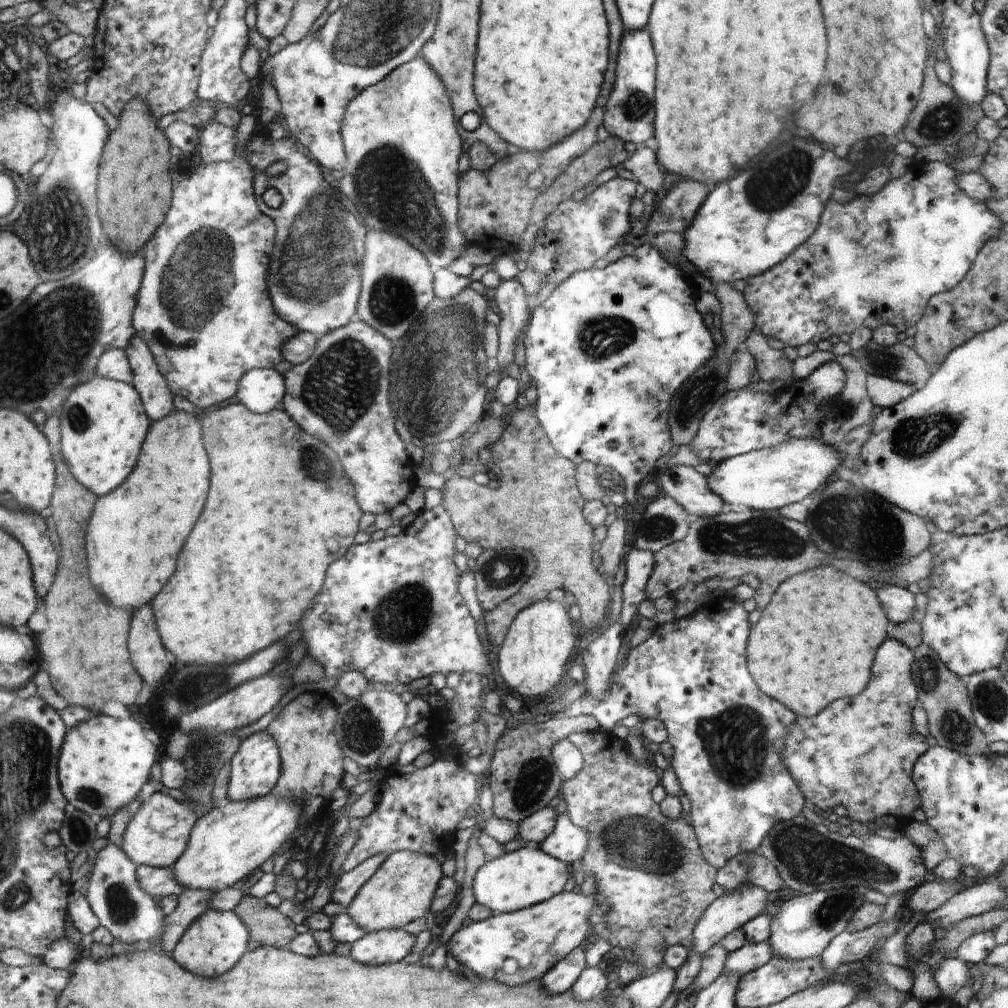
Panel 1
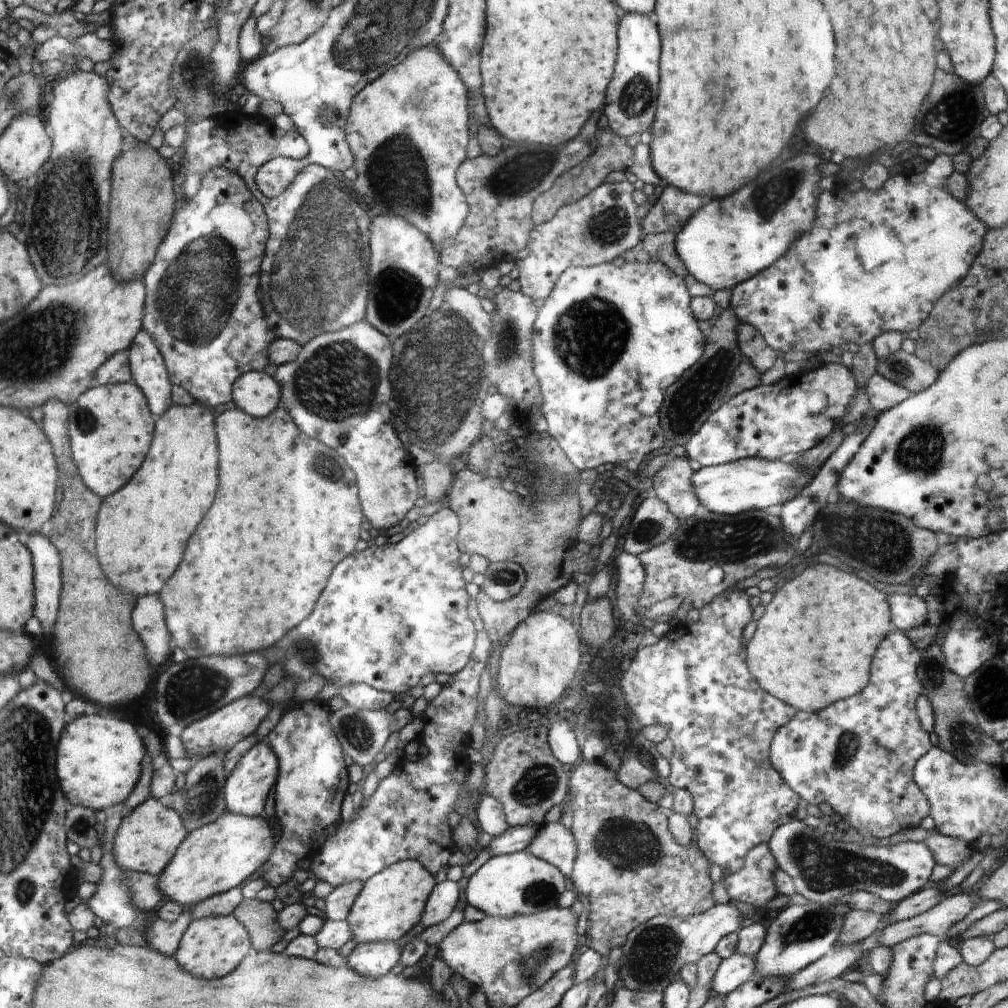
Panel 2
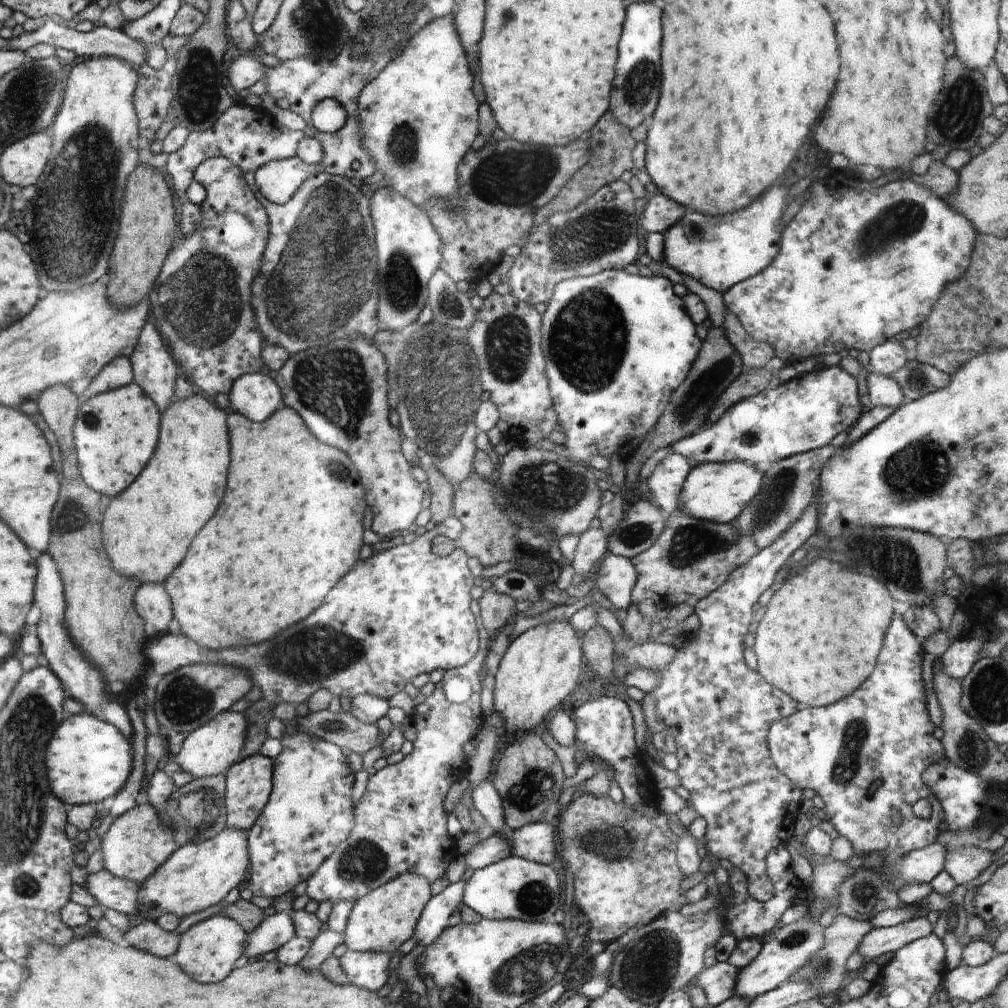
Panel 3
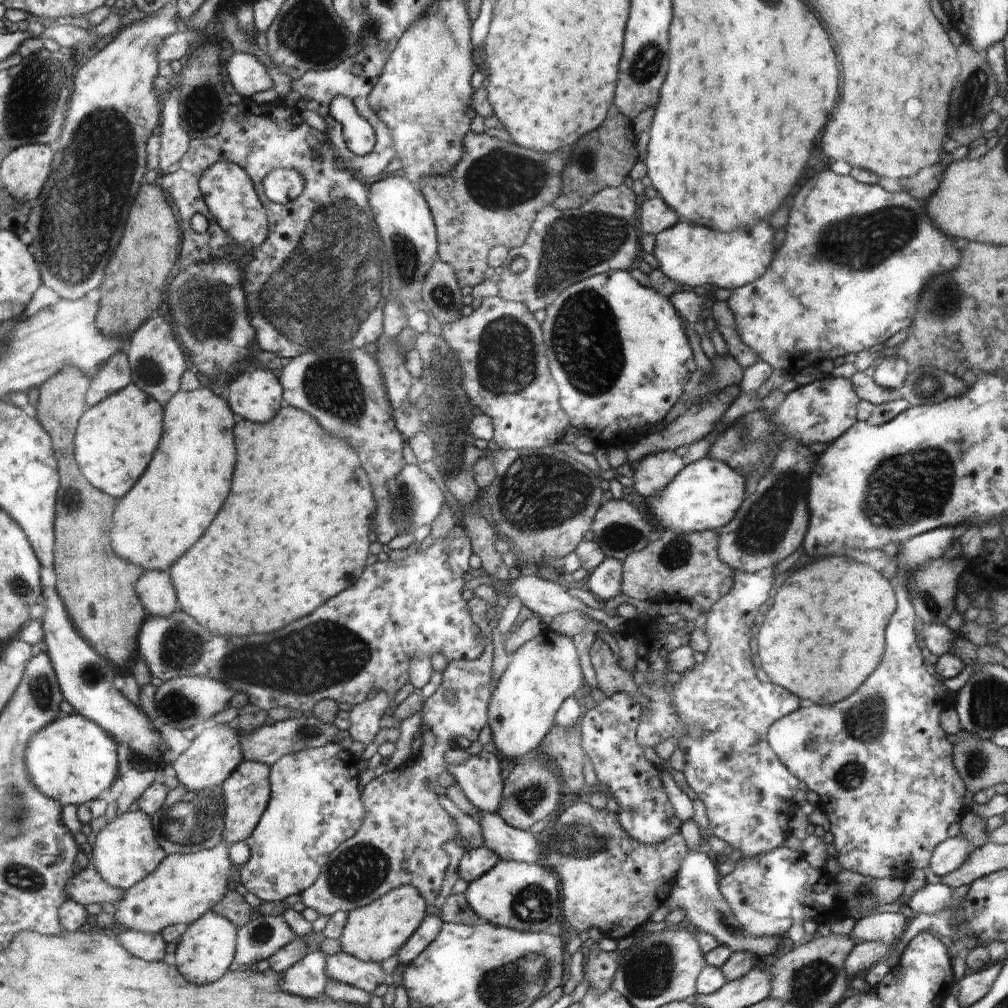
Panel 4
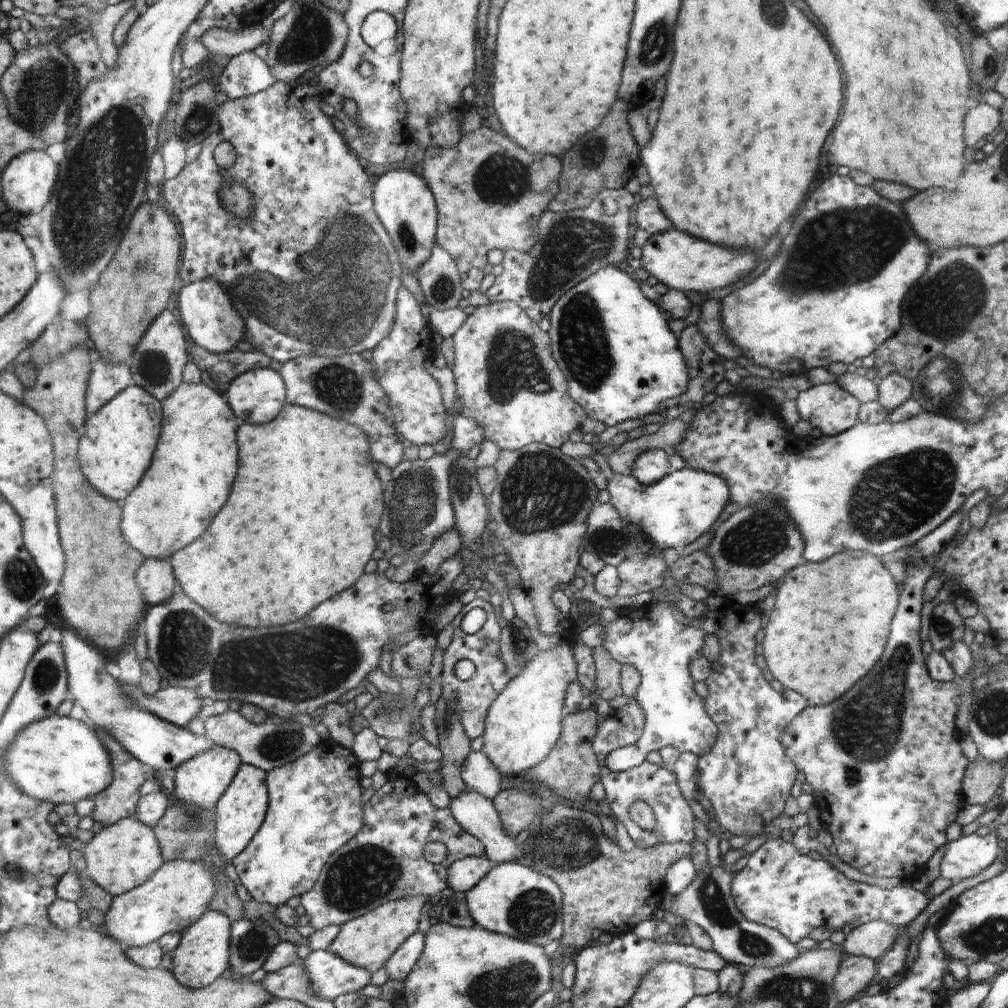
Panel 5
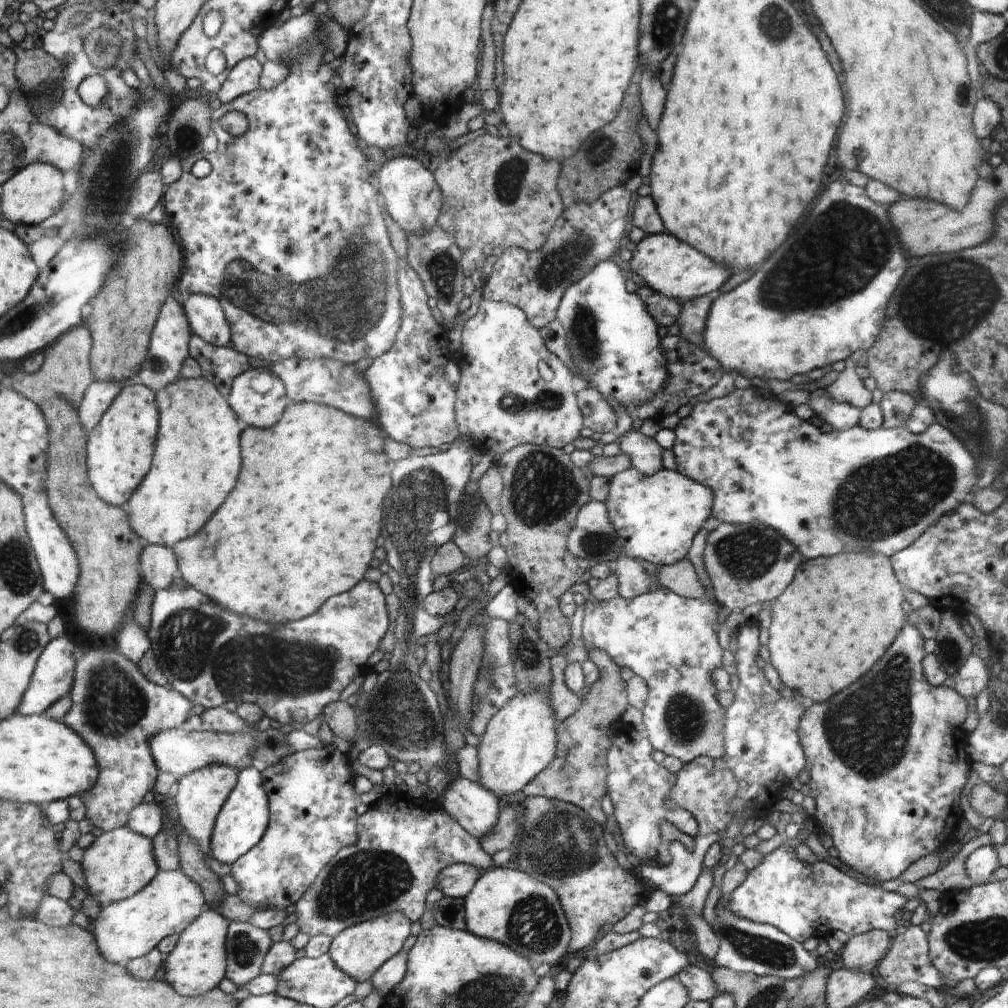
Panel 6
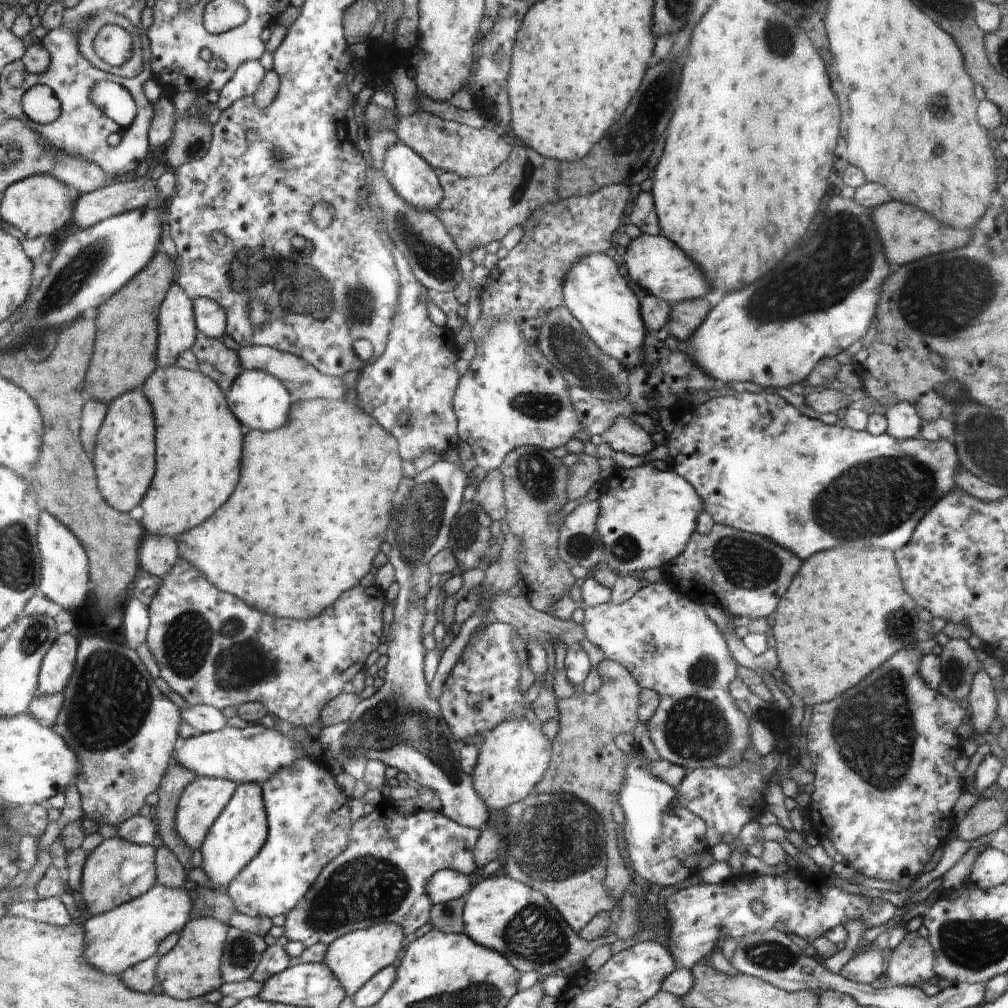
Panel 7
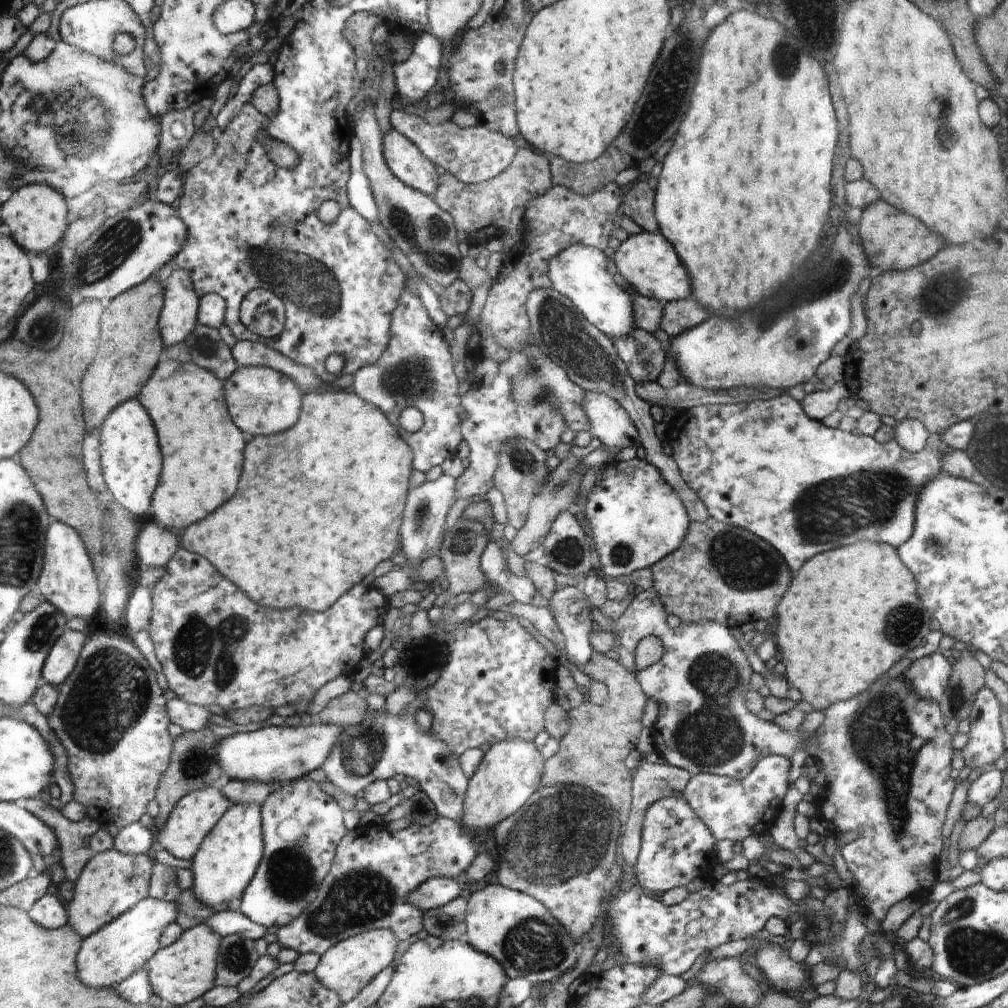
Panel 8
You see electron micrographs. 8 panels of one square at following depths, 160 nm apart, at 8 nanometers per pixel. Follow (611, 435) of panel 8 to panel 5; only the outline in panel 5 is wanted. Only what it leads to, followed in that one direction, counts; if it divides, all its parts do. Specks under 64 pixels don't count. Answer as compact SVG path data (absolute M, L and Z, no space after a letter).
M664 449L646 450L634 463L632 476L640 484L648 485L661 480L671 470L668 456Z

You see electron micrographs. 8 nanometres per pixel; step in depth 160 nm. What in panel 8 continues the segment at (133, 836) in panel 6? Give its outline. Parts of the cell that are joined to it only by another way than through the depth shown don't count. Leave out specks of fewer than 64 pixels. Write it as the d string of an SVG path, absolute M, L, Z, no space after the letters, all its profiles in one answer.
M110 848L96 854L82 870L75 883L74 898L67 903L68 922L85 938L129 911L140 900L148 897L153 872L152 861L146 854L127 854Z

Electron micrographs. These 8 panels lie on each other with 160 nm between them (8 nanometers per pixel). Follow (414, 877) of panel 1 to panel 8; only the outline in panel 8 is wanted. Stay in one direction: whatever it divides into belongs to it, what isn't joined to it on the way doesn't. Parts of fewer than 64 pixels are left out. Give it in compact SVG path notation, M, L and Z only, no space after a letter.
M373 929L362 931L346 938L331 947L320 960L313 971L318 980L328 988L332 988L341 997L342 1004L349 1002L377 976L390 965L398 946L397 934L389 929Z

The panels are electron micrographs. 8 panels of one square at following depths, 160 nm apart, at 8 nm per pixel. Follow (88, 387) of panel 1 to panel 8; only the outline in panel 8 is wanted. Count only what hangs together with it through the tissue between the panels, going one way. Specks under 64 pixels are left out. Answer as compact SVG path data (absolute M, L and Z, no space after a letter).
M137 400L118 405L112 410L112 416L102 426L104 430L104 450L101 454L102 474L110 497L120 506L130 511L136 517L146 516L152 506L154 488L160 480L162 470L162 454L158 446L158 436L154 430L152 418Z

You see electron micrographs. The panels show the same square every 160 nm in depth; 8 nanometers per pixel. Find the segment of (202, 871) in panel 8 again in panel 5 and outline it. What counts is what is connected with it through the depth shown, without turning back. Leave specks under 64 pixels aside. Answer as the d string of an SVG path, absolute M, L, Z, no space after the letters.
M241 763L226 792L220 796L216 807L216 850L225 860L233 861L243 851L252 836L258 832L269 804L266 772L260 768Z

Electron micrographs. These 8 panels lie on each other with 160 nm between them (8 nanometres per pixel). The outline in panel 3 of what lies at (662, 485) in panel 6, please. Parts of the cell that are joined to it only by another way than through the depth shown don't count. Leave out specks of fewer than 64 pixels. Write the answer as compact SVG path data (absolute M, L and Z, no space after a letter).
M738 460L702 463L690 469L682 483L679 513L710 522L734 522L745 506L759 493L764 472Z

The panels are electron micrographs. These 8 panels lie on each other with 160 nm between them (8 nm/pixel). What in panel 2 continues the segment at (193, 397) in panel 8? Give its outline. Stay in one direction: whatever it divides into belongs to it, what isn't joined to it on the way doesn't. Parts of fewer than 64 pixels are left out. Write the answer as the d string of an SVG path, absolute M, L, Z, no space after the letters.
M194 402L174 405L158 417L158 440L154 452L145 460L142 472L130 479L130 484L107 496L97 516L96 548L102 556L102 568L110 572L110 580L126 592L142 596L134 624L146 640L150 664L158 671L168 658L170 634L164 624L162 602L158 594L164 582L176 572L190 534L208 512L218 490L218 444L214 434L214 416L208 407Z

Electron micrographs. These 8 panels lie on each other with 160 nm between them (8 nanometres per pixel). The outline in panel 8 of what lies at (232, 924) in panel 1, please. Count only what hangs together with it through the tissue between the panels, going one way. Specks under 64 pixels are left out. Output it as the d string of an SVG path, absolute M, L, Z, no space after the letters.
M201 923L183 930L177 942L161 948L145 965L153 994L163 999L164 1004L184 1006L203 997L214 986L216 978L216 954L220 952L222 936L210 928L210 924Z

